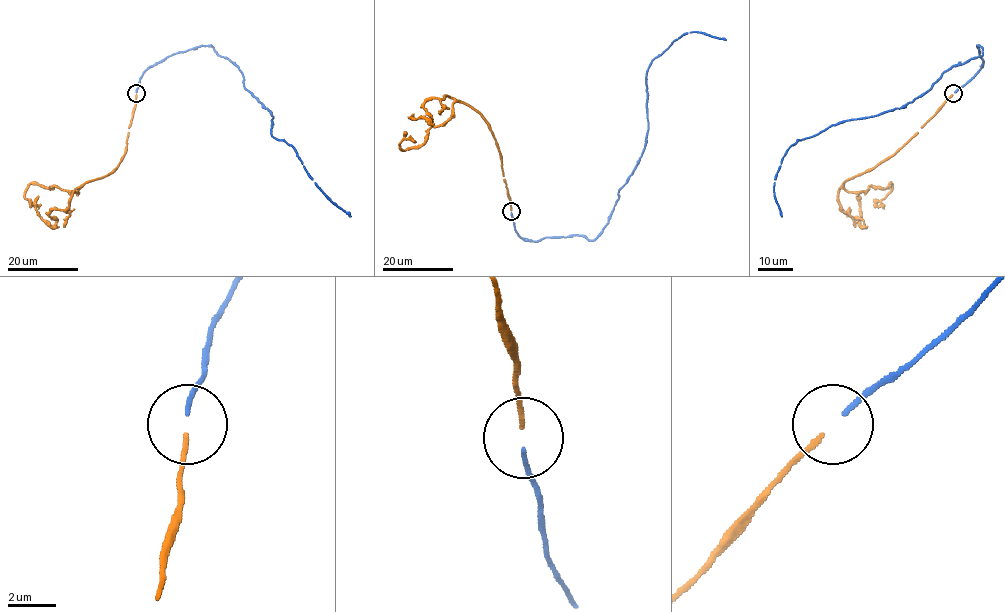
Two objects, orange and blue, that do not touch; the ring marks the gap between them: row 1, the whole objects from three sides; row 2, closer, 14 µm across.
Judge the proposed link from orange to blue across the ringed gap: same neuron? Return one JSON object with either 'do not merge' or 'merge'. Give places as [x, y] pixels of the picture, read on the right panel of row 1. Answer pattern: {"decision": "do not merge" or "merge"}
{"decision": "merge"}

